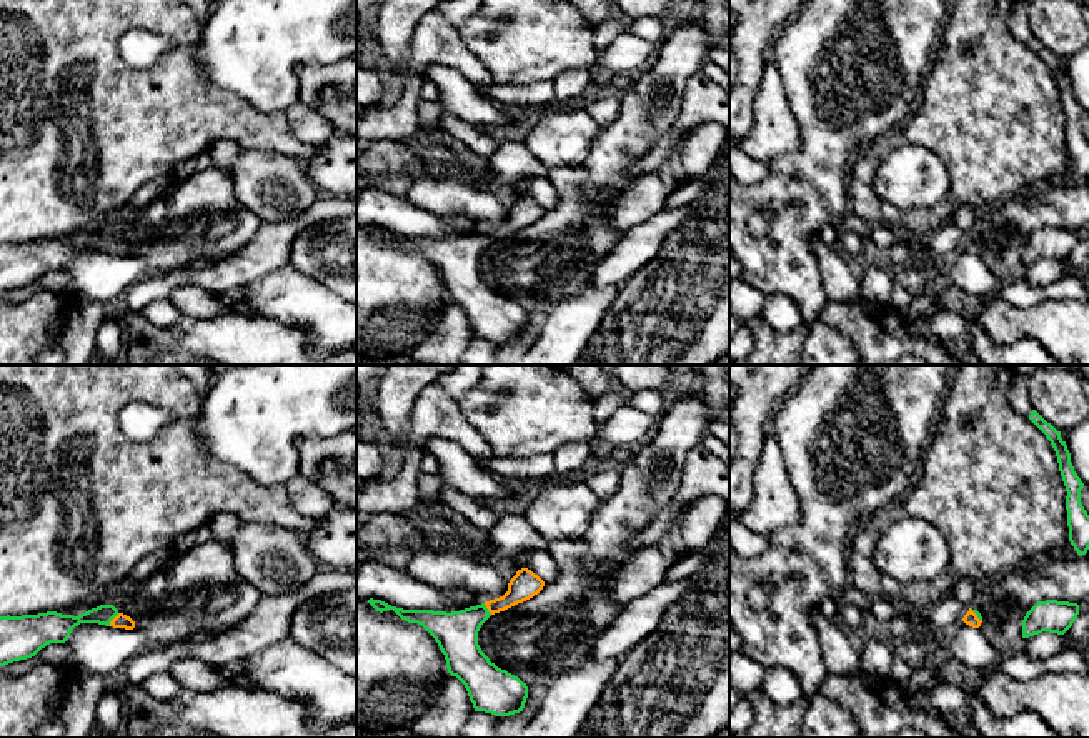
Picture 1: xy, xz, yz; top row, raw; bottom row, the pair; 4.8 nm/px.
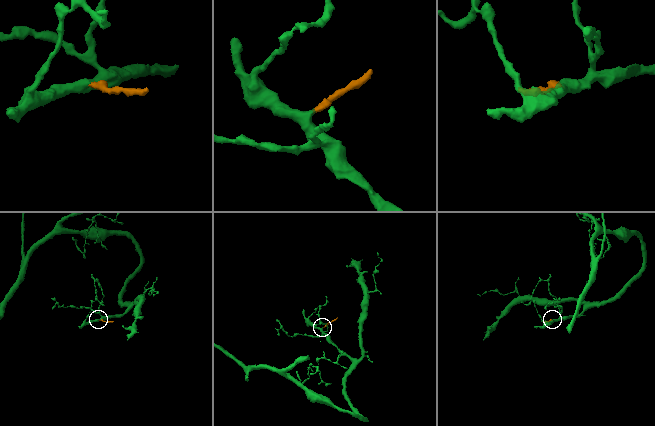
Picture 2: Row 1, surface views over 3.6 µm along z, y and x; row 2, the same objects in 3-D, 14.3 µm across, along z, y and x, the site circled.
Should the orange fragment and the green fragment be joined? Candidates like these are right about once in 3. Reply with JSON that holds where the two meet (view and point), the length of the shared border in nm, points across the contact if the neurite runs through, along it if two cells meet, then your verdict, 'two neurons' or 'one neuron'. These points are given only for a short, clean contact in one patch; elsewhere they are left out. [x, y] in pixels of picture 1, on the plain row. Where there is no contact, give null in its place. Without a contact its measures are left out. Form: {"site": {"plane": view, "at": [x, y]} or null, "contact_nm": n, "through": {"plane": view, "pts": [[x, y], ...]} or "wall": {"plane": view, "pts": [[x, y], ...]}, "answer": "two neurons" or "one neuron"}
{"site": {"plane": "xy", "at": [112, 247]}, "contact_nm": 80, "through": {"plane": "xy", "pts": [[120, 247], [112, 247], [85, 244], [60, 252]]}, "answer": "one neuron"}

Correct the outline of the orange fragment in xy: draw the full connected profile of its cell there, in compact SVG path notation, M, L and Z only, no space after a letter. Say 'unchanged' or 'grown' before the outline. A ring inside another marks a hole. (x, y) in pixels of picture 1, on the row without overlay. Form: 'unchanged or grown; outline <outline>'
grown; outline M100 232L78 243L57 238L0 243L0 293L32 285L50 270L65 270L80 250L135 255L135 248L113 232Z

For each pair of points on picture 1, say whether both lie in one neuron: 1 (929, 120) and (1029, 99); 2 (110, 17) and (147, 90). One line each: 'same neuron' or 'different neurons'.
1: same neuron
2: same neuron

